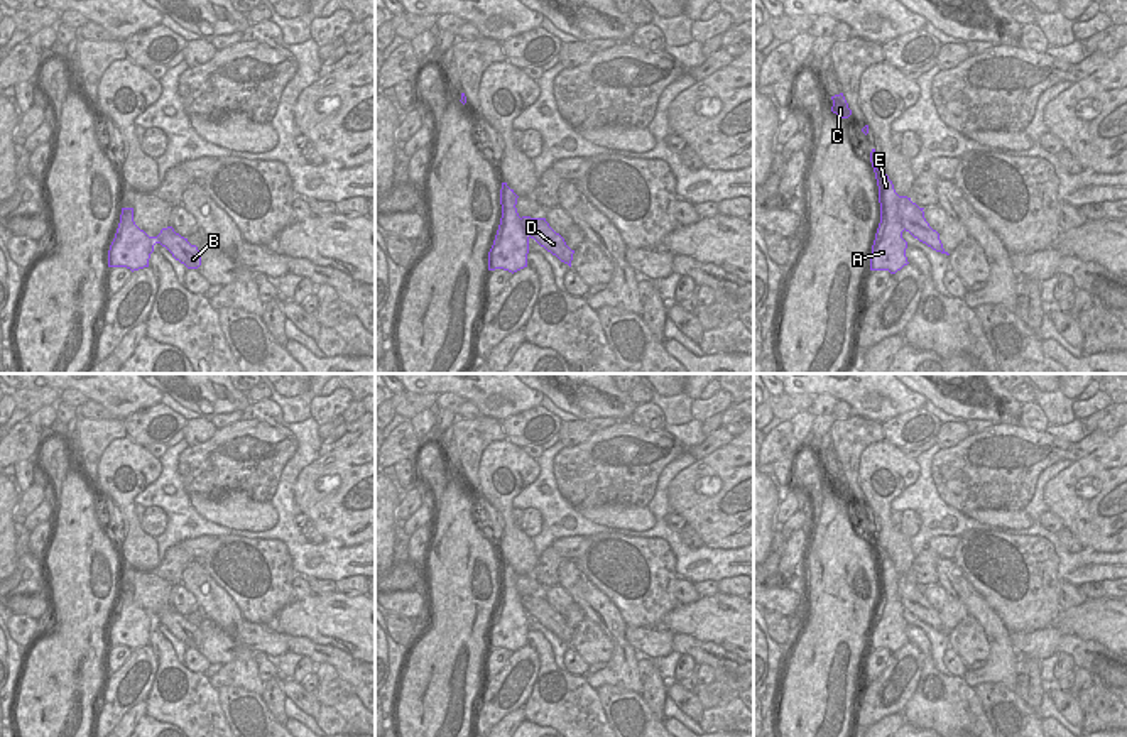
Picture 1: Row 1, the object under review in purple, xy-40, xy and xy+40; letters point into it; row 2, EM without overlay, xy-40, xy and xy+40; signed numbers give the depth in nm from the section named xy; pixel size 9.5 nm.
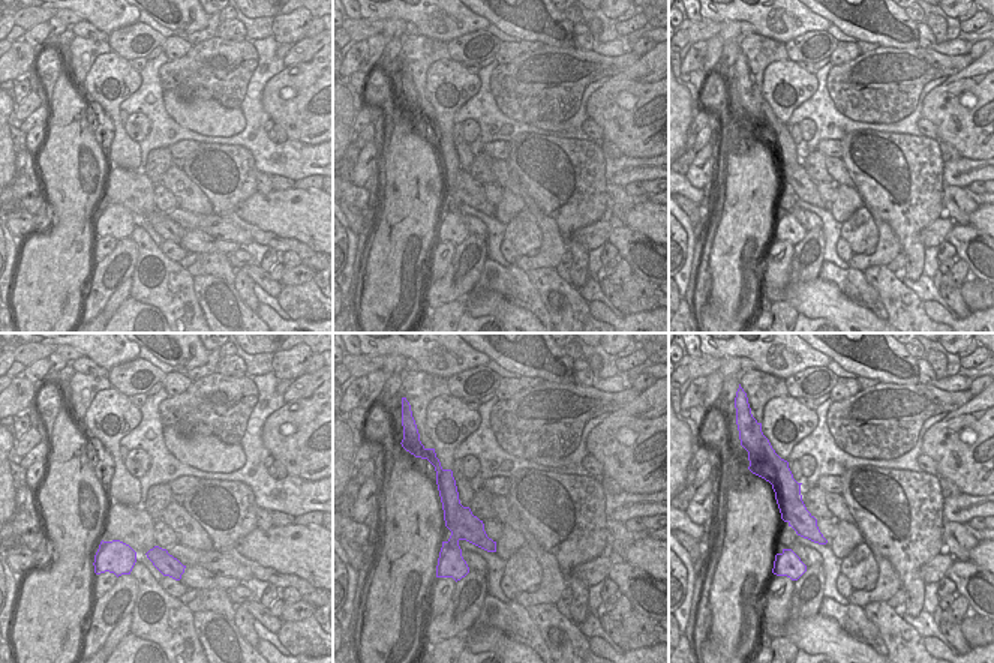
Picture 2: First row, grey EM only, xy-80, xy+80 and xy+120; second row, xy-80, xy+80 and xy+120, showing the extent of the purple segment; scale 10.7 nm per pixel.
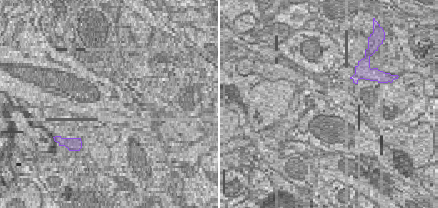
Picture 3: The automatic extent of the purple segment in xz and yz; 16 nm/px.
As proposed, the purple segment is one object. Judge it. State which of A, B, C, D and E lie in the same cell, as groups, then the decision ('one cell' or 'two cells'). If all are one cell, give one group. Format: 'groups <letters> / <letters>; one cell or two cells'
groups A / B C D E; two cells

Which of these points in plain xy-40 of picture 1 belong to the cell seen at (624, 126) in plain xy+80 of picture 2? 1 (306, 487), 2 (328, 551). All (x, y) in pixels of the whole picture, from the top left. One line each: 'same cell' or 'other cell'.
1: same cell
2: other cell

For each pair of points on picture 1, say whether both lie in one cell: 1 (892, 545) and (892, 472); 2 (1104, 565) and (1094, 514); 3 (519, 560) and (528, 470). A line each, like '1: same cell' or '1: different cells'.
1: same cell
2: different cells
3: same cell

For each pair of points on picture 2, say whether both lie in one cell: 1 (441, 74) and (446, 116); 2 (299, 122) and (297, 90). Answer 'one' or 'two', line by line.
1: one
2: one

